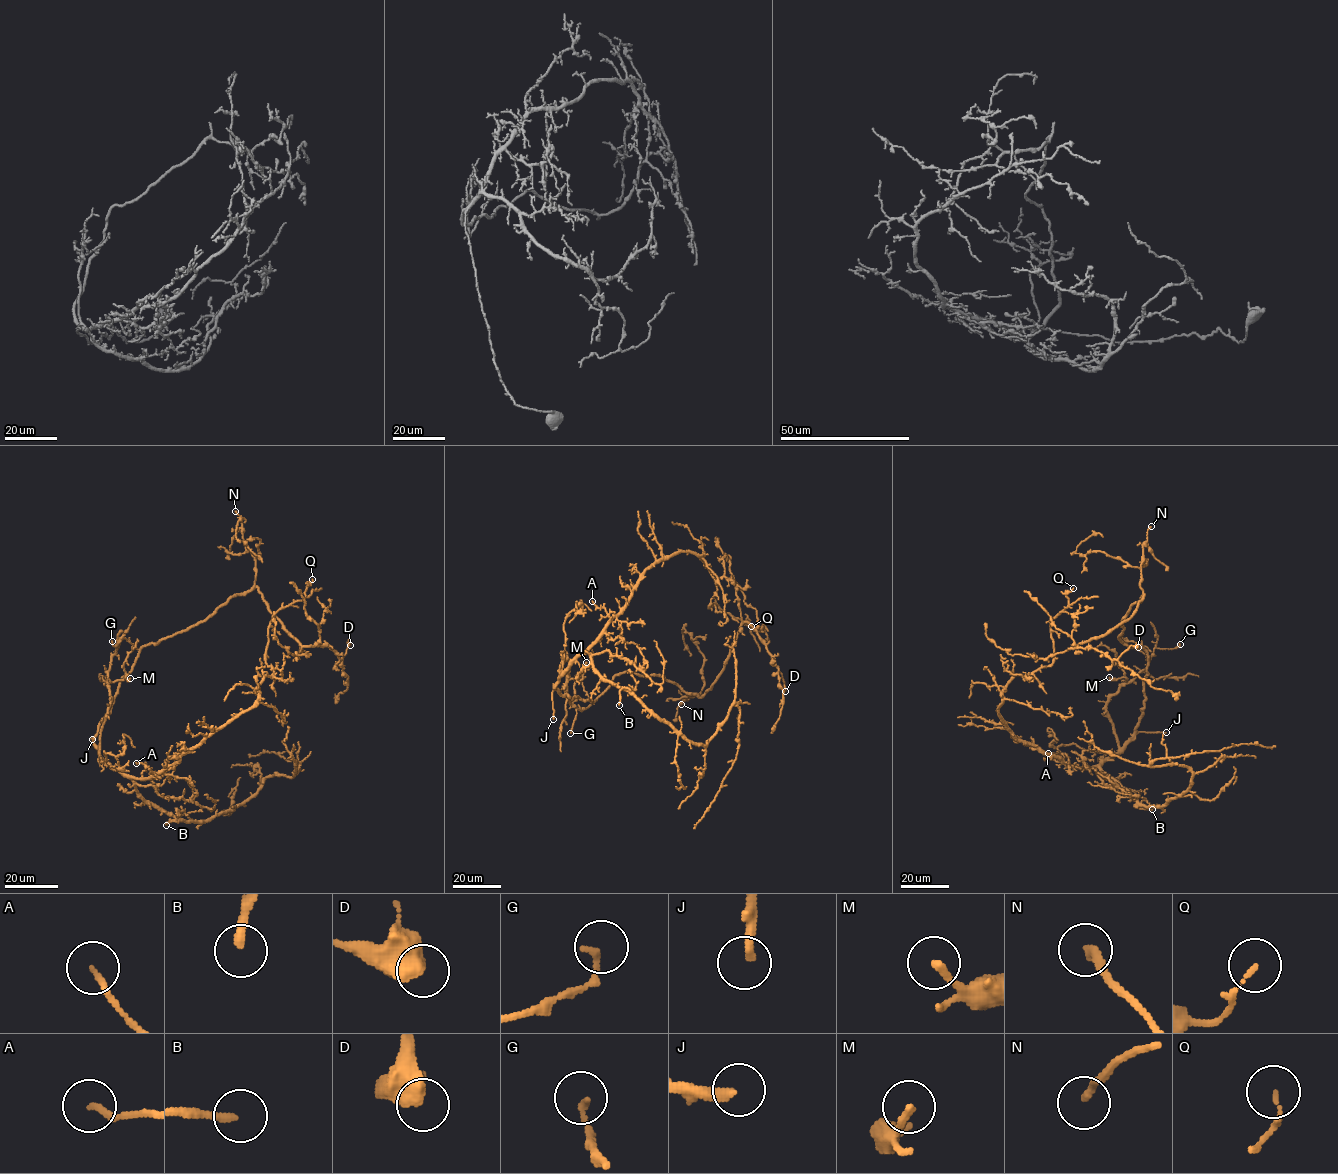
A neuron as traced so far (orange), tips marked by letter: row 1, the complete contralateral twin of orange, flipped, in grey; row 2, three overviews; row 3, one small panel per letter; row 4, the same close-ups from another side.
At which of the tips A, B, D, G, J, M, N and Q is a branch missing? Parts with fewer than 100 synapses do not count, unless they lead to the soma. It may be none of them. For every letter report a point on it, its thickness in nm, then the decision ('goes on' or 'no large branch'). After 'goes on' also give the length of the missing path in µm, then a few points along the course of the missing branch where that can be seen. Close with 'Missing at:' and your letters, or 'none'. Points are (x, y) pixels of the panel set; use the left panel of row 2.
A: place (136, 763); calibre 180 nm; no large branch
B: place (166, 825); calibre 240 nm; no large branch
D: place (350, 645); calibre 650 nm; no large branch
G: place (112, 641); calibre 180 nm; no large branch
J: place (92, 739); calibre 280 nm; goes on; missing 90 µm; course (92, 739), (110, 765), (129, 769), (122, 769), (120, 773), (122, 765)
M: place (130, 678); calibre 220 nm; no large branch
N: place (235, 511); calibre 240 nm; no large branch
Q: place (312, 579); calibre 110 nm; no large branch
Missing at: J

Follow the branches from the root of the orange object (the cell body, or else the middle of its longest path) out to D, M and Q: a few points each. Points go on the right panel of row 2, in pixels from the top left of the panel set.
D: (1142, 711), (1147, 653), (1118, 637), (1144, 595), (1129, 618), (1069, 648), (1115, 660), (1138, 647)
M: (1142, 711), (1133, 735), (1121, 748), (1106, 703), (1127, 679), (1109, 677)
Q: (1142, 711), (1133, 736), (1090, 767), (1019, 741), (1000, 717), (1005, 686), (1052, 663), (1051, 621), (1073, 588)

